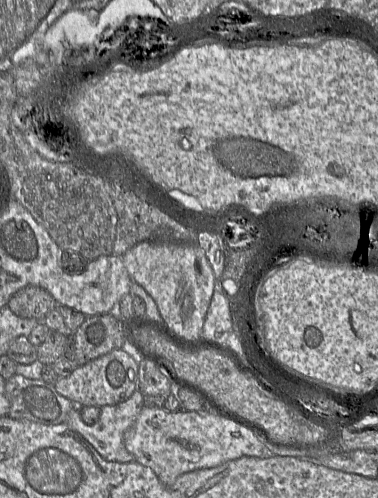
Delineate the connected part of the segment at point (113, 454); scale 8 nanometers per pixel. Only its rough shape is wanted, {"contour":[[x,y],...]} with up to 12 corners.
{"contour":[[136,390],[129,399],[100,408],[98,421],[84,423],[74,406],[65,423],[106,461],[134,456],[124,434],[144,407]]}

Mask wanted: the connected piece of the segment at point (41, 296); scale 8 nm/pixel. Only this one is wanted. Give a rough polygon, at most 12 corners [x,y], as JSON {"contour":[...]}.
{"contour":[[26,286],[7,307],[20,318],[43,321],[57,309],[45,289]]}

